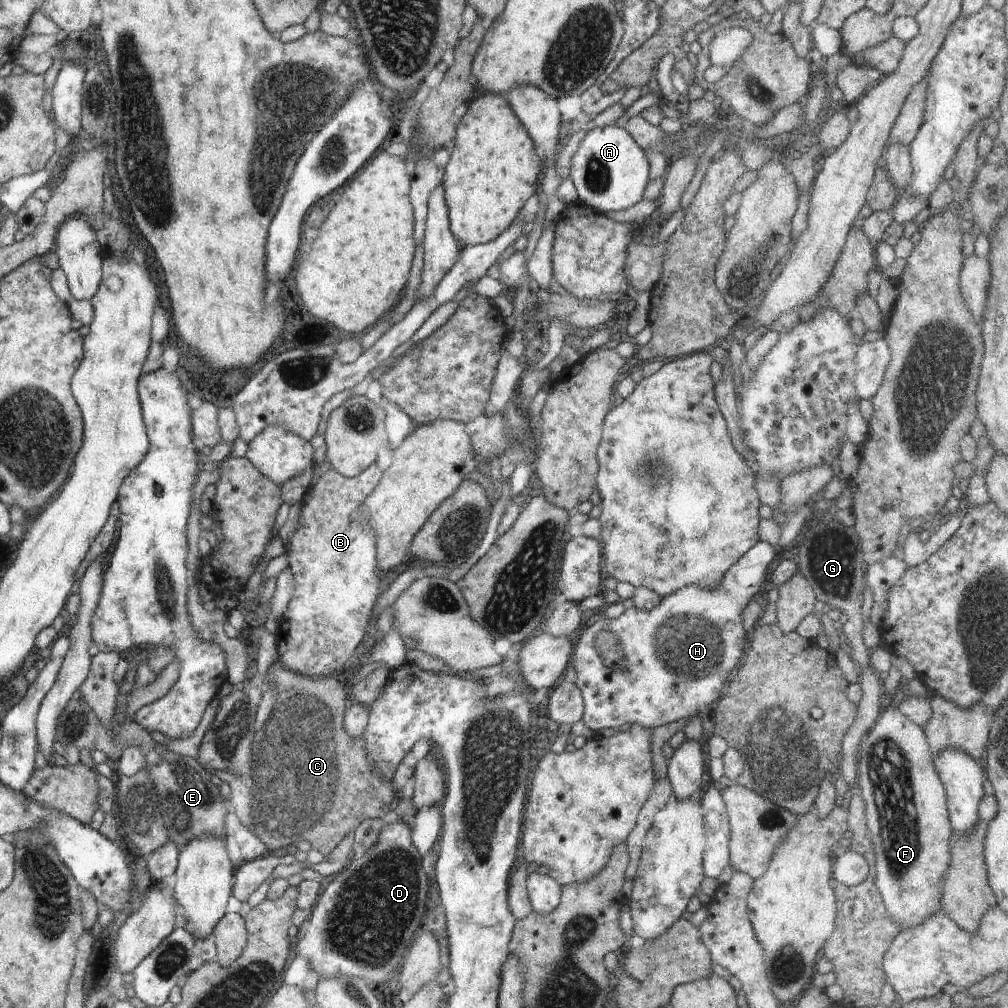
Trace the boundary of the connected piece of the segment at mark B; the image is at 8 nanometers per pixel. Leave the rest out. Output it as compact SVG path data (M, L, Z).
M375 462L355 477L345 477L330 469L303 496L298 527L291 535L286 550L288 564L295 578L295 589L287 611L279 618L275 634L278 660L292 672L311 677L336 675L351 664L354 650L366 636L367 622L381 594L381 574L377 568L376 533L361 509L364 501L378 486L382 475L383 471Z

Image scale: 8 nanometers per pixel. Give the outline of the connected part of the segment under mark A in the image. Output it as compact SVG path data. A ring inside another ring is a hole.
M604 125L589 130L572 155L569 177L577 190L578 202L598 213L626 210L642 200L649 180L649 164L645 152L622 127ZM606 176L606 188L598 186L598 178Z

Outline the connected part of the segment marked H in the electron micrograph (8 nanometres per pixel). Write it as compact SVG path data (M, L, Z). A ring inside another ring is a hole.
M758 541L733 564L713 587L689 584L671 595L663 596L660 604L651 611L636 607L626 609L618 618L592 619L592 626L586 628L573 646L572 666L576 670L575 685L580 689L584 701L582 722L597 732L602 728L625 728L637 724L650 729L688 719L710 709L719 699L724 686L736 668L742 663L748 639L742 626L742 612L750 600L757 598L762 582L766 580L768 566L772 564L778 549L767 541ZM608 630L620 640L620 655L626 658L627 671L611 671L604 666L596 651L596 636Z

